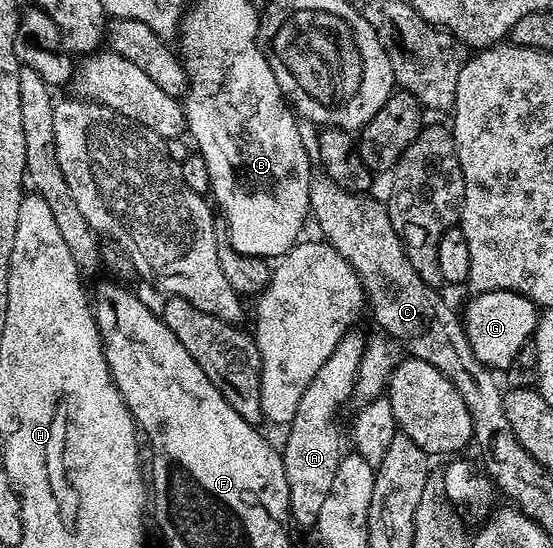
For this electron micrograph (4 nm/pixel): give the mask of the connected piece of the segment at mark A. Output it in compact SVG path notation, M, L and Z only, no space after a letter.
M359 329L344 334L334 353L326 357L326 365L318 369L314 381L310 381L306 393L302 393L292 422L287 424L288 440L282 446L282 458L288 482L288 510L295 526L297 523L300 527L315 528L318 513L322 513L322 505L326 502L326 493L330 493L330 485L334 483L334 473L342 458L340 423L336 414L348 398L353 398L365 342L366 335Z

